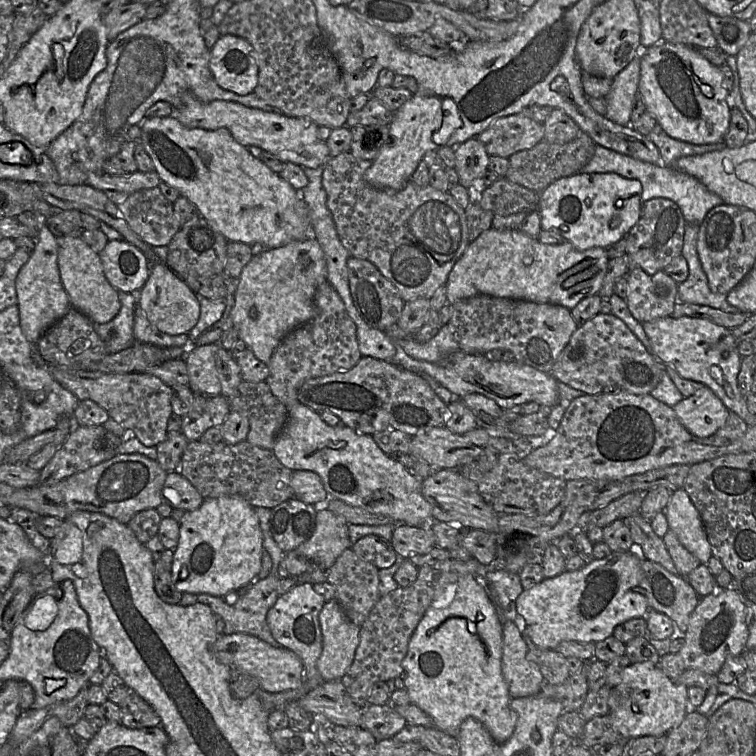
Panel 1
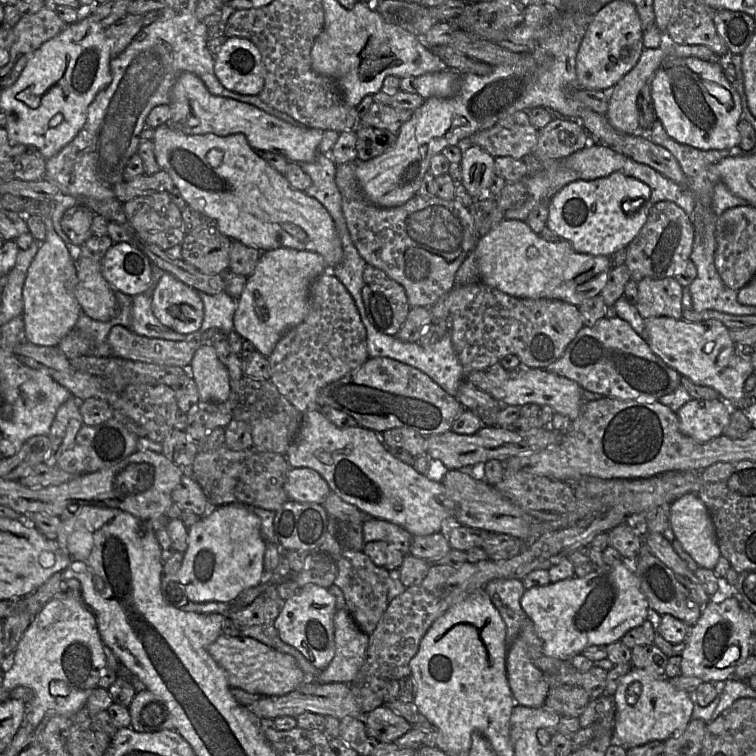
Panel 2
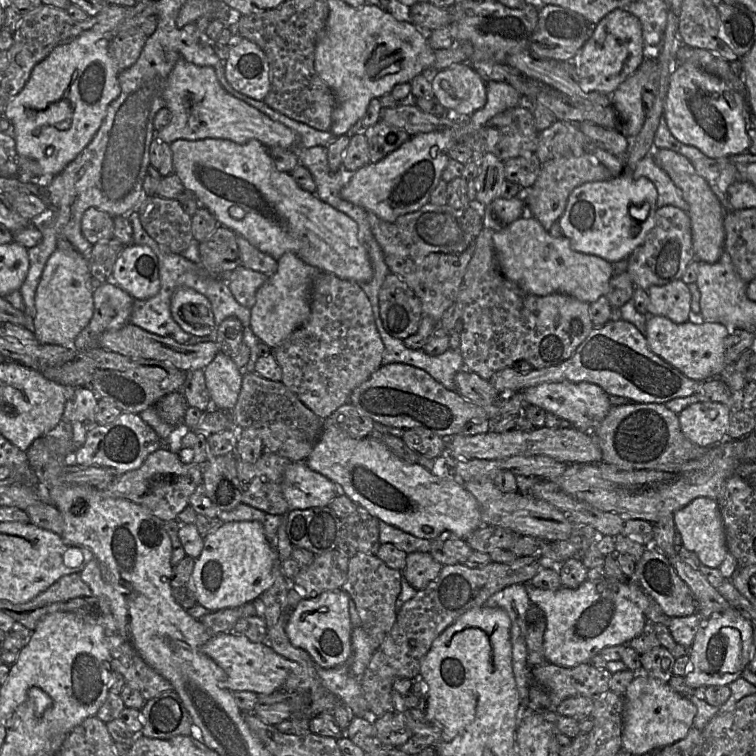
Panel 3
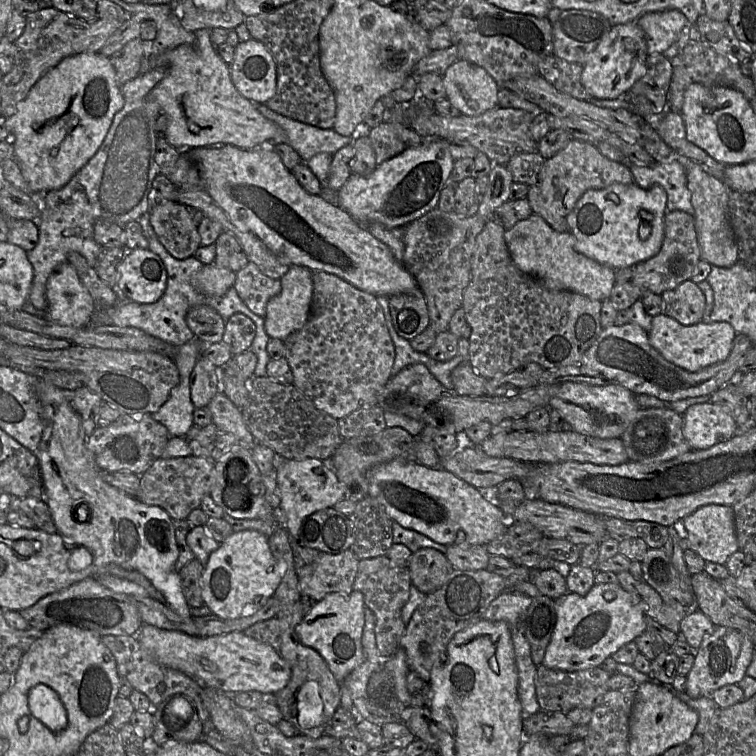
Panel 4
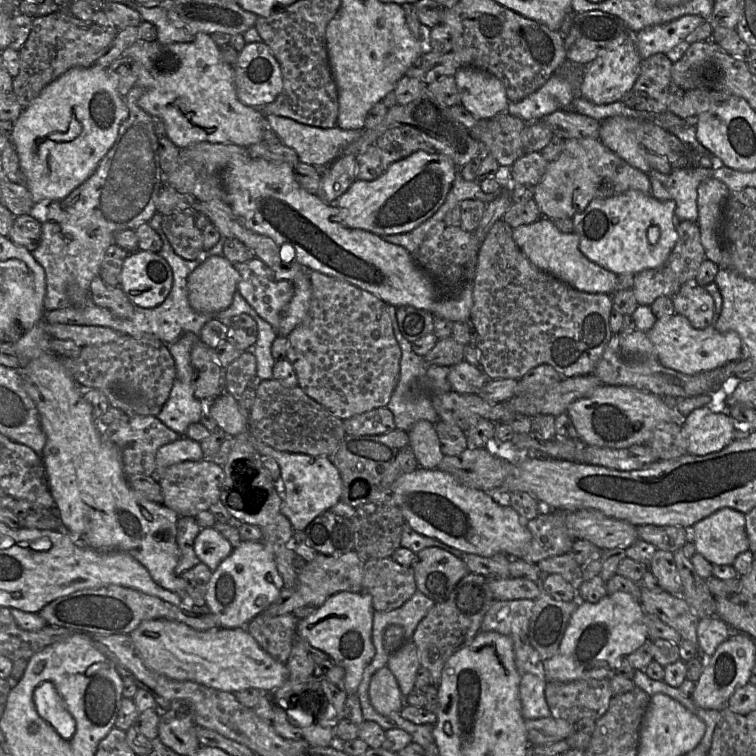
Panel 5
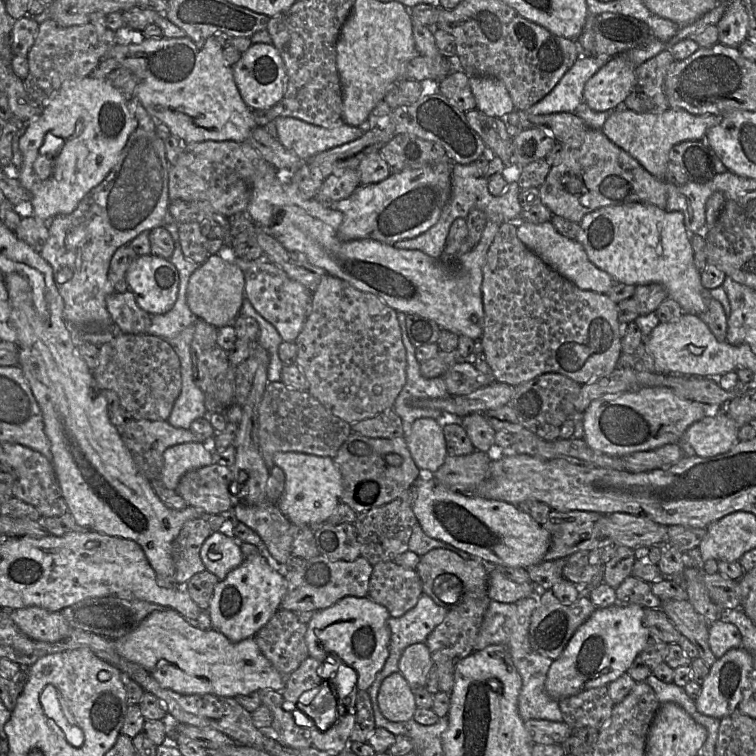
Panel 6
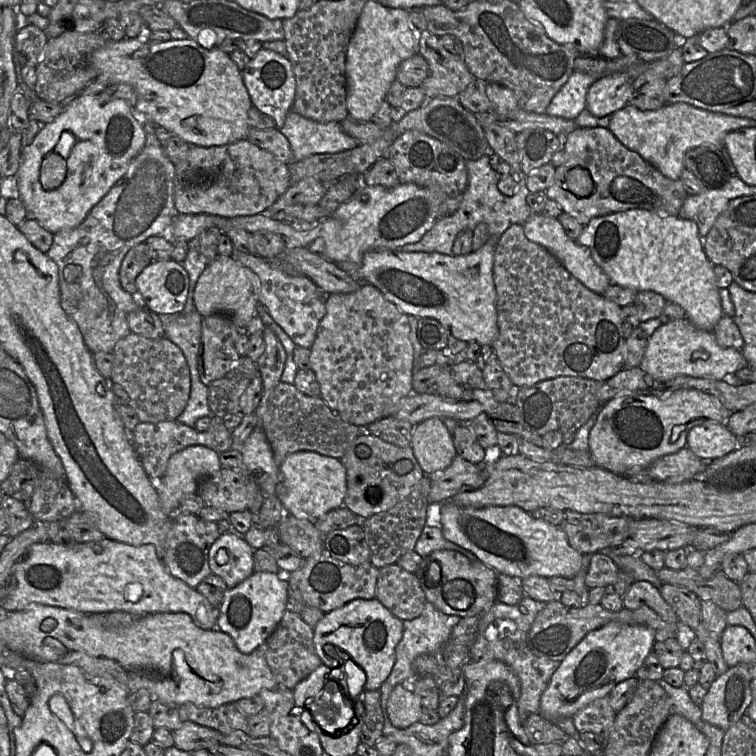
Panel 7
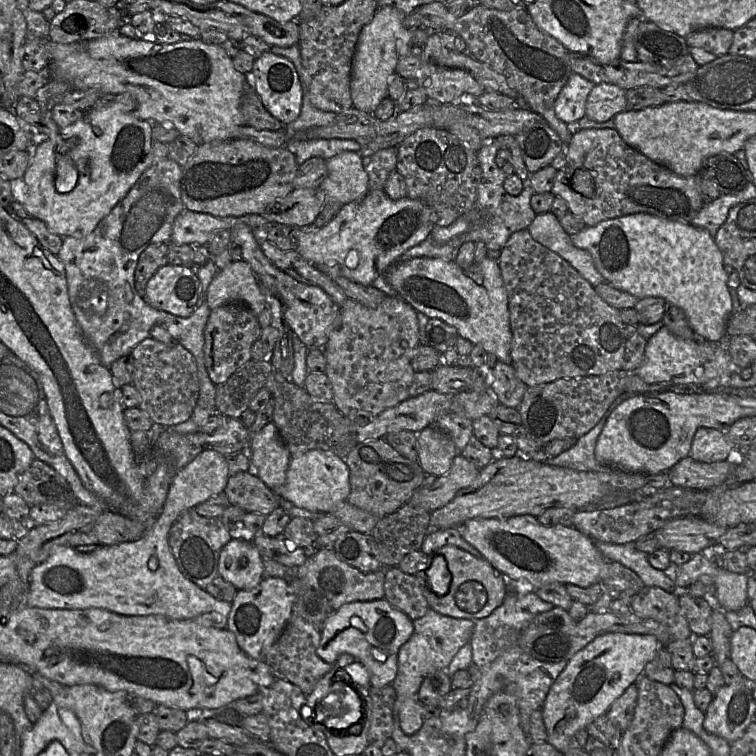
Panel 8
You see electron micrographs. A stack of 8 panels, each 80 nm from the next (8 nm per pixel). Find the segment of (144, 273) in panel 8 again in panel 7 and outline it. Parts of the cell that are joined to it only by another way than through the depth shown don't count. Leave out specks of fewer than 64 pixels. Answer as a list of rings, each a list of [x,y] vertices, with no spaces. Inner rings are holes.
[[[145,242],[127,252],[119,271],[120,283],[126,292],[131,295],[138,294],[136,278],[152,261],[154,260],[150,255],[150,249]]]

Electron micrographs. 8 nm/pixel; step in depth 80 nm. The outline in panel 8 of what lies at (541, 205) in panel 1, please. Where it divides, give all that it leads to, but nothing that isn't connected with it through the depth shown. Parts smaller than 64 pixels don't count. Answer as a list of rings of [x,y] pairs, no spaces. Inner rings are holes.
[[[634,213],[604,220],[571,235],[572,243],[586,250],[606,283],[632,294],[638,299],[661,297],[668,304],[679,307],[695,333],[709,342],[719,342],[726,334],[726,324],[732,314],[732,299],[723,255],[714,237],[704,228],[688,222],[671,221],[648,213]]]

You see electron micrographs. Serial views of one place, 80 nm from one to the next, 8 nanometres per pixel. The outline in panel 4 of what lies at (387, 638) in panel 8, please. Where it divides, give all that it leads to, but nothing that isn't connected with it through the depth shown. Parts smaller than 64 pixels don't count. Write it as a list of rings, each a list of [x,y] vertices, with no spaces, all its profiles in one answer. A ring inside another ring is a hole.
[[[359,591],[334,592],[314,603],[312,609],[296,627],[299,640],[315,649],[327,662],[341,686],[340,707],[349,710],[355,717],[358,712],[353,706],[349,690],[345,687],[346,677],[363,662],[362,637],[365,626],[364,596]]]

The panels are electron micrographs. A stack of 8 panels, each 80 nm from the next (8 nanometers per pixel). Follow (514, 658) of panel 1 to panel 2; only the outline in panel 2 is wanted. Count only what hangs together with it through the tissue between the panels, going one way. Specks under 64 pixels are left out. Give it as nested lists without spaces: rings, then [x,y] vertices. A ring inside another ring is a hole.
[[[520,634],[508,648],[506,671],[517,704],[532,708],[544,706],[550,688],[547,676],[529,660]]]

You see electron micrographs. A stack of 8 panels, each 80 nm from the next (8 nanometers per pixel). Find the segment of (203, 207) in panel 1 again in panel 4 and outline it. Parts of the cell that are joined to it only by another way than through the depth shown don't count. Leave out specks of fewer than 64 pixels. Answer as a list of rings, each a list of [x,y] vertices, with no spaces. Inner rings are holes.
[[[213,145],[180,151],[187,153],[196,164],[204,189],[226,212],[232,223],[240,230],[250,232],[259,238],[280,263],[304,266],[312,272],[323,271],[334,274],[374,296],[390,297],[418,288],[414,277],[402,262],[394,257],[387,245],[372,236],[364,224],[360,224],[338,205],[329,203],[320,194],[308,193],[268,145],[252,149]]]

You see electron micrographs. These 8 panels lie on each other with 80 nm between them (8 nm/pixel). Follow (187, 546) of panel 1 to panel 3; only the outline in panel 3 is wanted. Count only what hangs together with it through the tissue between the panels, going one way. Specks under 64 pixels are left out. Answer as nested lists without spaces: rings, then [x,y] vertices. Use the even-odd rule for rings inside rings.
[[[259,521],[225,522],[204,538],[201,555],[195,559],[192,581],[197,603],[216,612],[254,602],[274,582],[276,552]]]

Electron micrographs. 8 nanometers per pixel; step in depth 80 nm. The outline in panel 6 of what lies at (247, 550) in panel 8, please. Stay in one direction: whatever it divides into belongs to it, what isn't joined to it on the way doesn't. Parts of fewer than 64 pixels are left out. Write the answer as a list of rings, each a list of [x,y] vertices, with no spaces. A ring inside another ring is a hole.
[[[214,531],[203,543],[201,559],[206,569],[220,580],[245,560],[241,545],[236,537],[229,537],[221,531]]]

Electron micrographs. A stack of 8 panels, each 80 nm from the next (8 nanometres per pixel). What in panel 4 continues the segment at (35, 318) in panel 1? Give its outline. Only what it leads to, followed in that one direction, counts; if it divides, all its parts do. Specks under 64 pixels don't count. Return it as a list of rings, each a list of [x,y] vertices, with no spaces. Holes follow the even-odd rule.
[[[70,262],[62,263],[50,275],[46,299],[46,320],[75,328],[92,324],[96,303]]]

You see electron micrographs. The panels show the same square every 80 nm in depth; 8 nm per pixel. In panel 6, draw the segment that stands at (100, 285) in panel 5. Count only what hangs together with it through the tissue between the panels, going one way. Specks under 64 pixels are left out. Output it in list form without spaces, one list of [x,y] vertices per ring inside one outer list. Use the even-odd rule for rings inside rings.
[[[131,291],[108,295],[106,305],[113,322],[122,333],[147,334],[152,315],[138,306]]]

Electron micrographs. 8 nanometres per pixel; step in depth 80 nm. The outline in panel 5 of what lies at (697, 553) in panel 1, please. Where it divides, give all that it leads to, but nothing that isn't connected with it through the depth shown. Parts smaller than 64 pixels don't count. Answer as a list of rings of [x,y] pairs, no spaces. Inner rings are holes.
[[[720,509],[688,529],[691,529],[697,552],[712,564],[732,565],[741,552],[749,550],[745,514],[738,510]]]

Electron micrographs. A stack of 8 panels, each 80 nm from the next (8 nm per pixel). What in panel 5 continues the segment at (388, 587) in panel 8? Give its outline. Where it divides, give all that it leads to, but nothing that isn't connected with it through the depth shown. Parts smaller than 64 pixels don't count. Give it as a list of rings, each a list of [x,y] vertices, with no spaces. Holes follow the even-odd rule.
[[[391,557],[365,561],[362,591],[371,597],[375,611],[396,610],[417,591],[414,571]]]

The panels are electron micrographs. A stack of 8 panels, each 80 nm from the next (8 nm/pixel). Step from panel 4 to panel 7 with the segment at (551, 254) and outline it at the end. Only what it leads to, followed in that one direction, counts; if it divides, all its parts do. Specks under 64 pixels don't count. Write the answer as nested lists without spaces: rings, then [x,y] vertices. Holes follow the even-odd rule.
[[[533,214],[525,222],[523,229],[527,239],[546,248],[572,276],[591,291],[603,295],[611,285],[609,277],[593,260],[589,248],[570,239],[557,218]]]

